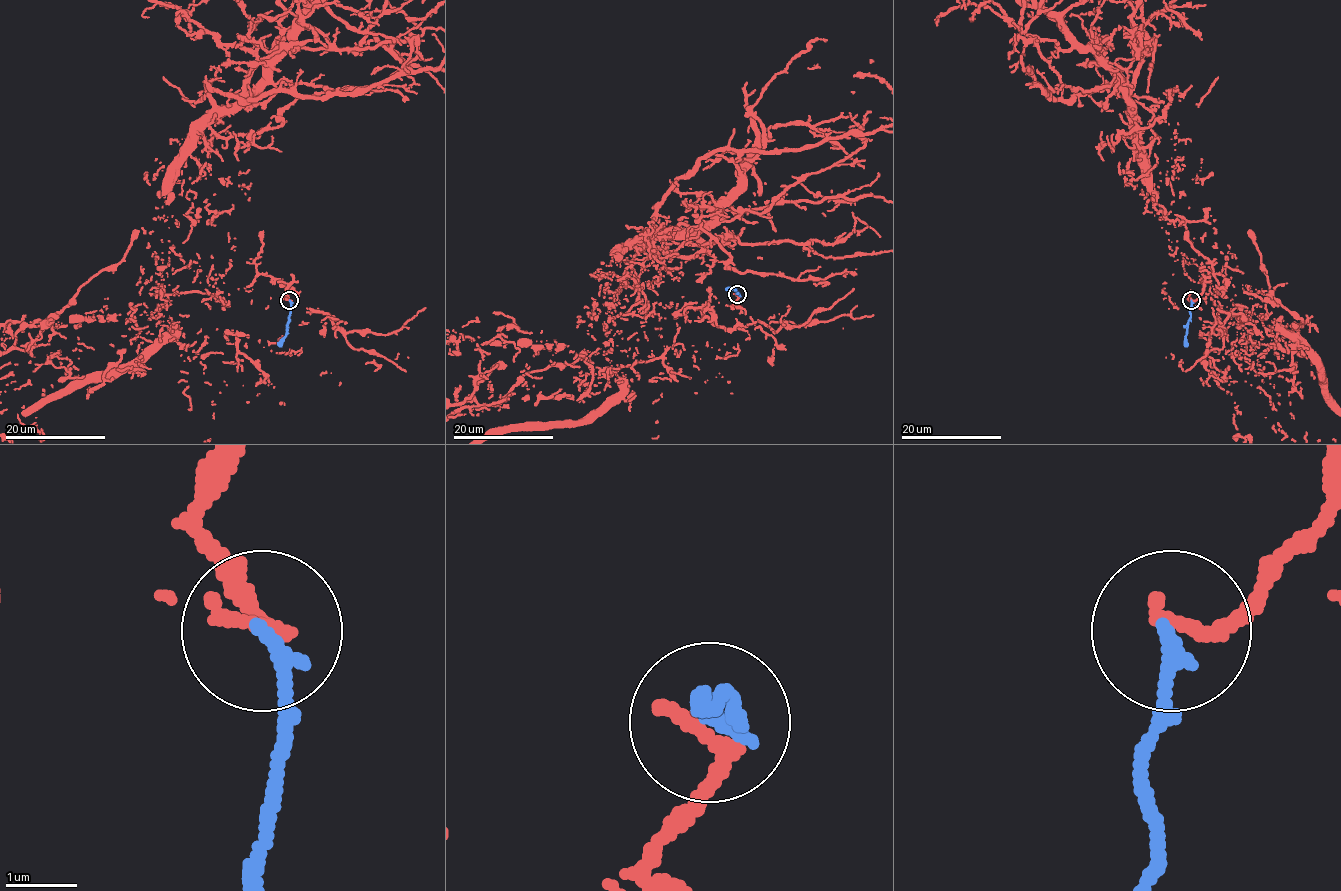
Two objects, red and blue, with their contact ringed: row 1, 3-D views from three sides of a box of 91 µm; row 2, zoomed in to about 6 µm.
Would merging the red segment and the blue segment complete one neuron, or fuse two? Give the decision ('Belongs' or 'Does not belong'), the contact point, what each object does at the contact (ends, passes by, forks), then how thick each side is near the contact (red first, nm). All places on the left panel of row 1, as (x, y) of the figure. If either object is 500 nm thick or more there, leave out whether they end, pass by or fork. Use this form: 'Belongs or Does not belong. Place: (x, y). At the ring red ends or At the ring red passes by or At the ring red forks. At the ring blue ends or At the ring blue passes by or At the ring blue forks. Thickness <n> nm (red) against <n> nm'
Does not belong. Place: (289, 300). At the ring red ends. At the ring blue ends. Thickness 280 nm (red) against 240 nm

